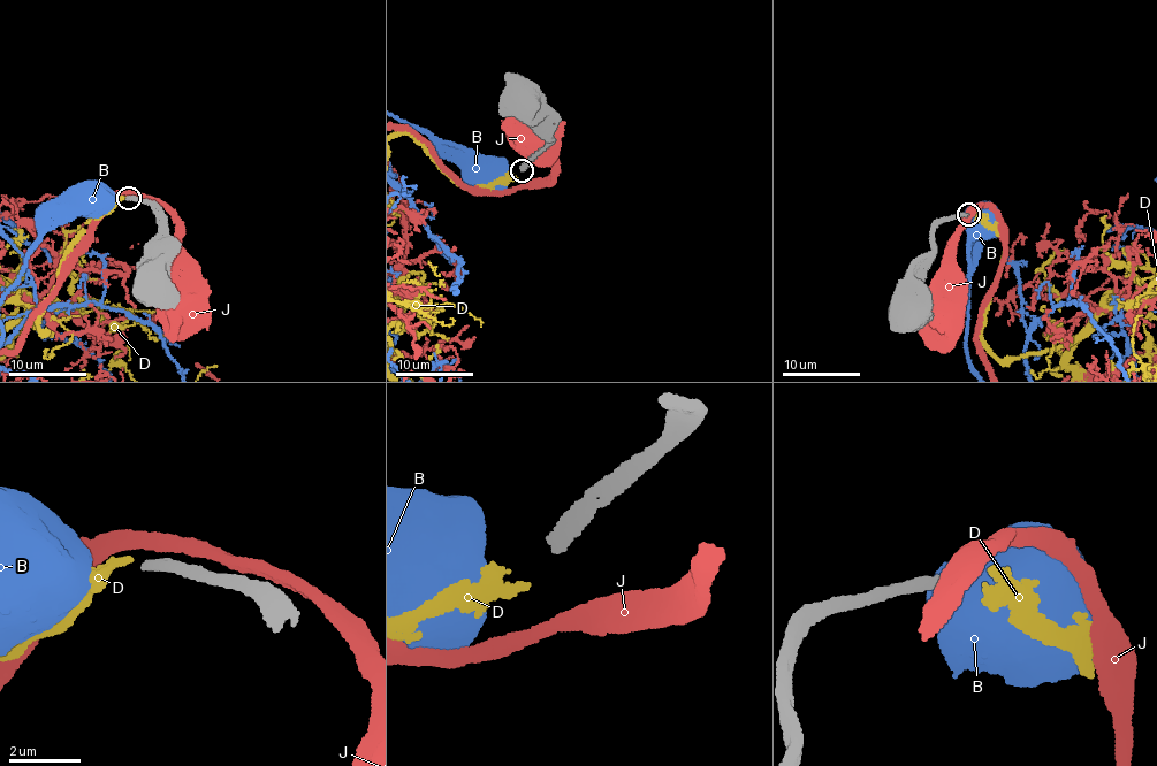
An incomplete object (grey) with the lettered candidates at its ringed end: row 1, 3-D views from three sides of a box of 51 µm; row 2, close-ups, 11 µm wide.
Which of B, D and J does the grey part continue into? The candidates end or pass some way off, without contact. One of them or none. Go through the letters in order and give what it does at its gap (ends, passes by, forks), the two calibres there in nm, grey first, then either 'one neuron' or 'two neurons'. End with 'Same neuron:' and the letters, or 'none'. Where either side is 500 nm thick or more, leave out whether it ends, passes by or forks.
B: calibres 360 and 800 nm; two neurons
D: it ends; calibres 360 and 240 nm; one neuron
J: it passes by; calibres 360 and 400 nm; two neurons
Same neuron: D

